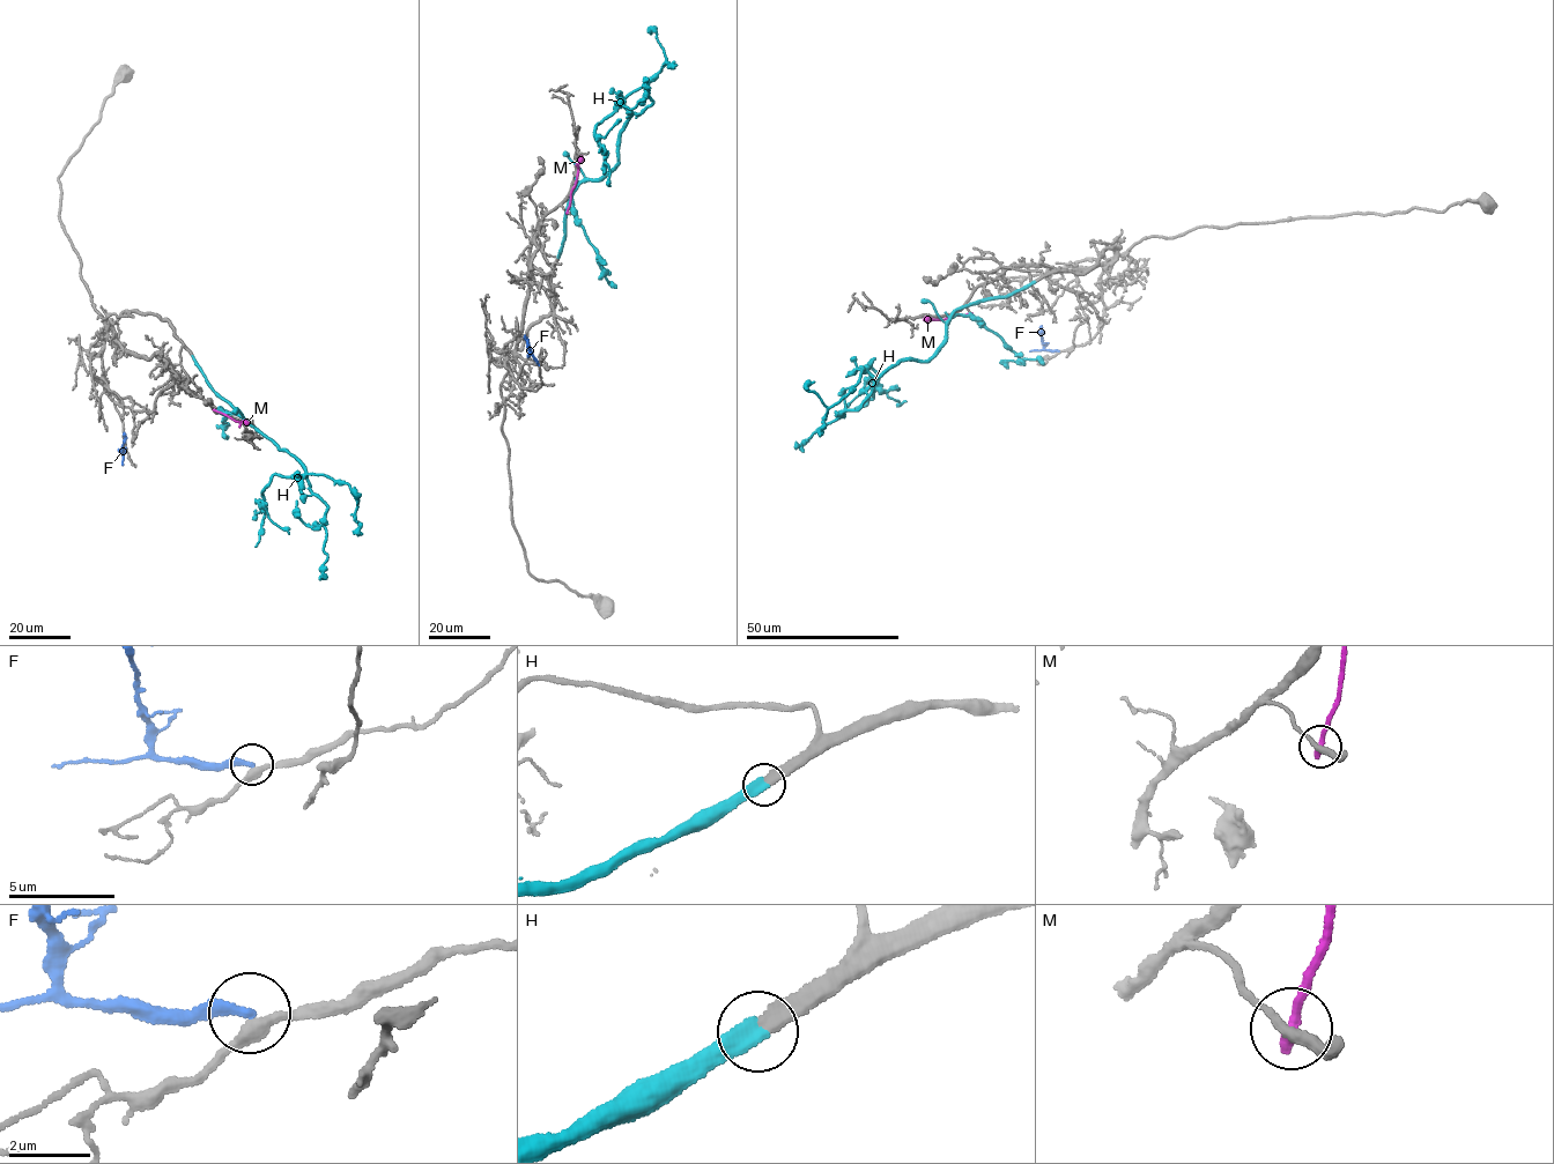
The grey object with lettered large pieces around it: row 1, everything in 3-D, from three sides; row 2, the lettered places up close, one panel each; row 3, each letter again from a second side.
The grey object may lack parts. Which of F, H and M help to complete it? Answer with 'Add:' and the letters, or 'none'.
Add: H

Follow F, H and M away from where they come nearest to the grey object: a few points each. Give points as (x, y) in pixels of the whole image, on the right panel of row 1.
F: (1058, 350), (1045, 350), (1042, 325)
H: (1034, 282), (955, 309), (926, 360), (898, 361), (872, 376), (866, 368), (873, 358), (878, 380), (844, 410)
M: (970, 313), (923, 319)

